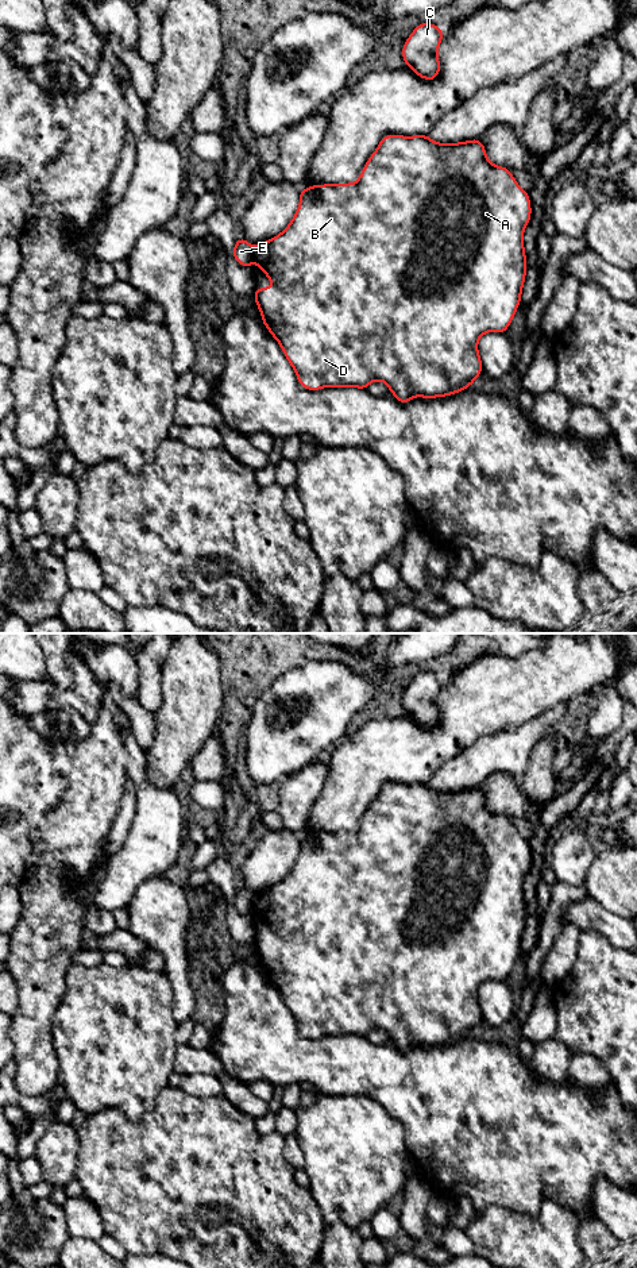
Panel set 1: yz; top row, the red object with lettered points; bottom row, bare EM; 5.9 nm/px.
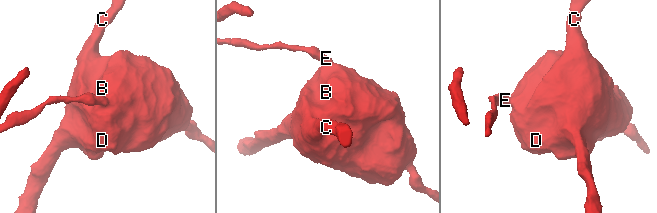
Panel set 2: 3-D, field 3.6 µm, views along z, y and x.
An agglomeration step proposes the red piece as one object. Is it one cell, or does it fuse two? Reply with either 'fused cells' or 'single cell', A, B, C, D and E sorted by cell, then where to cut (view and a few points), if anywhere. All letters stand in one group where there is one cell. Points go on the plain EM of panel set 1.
fused cells | A B C D / E | yz (254, 895), (251, 906)

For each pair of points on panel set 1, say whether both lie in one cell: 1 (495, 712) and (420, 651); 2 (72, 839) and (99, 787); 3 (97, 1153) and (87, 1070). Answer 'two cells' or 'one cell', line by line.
1: two cells
2: one cell
3: two cells

